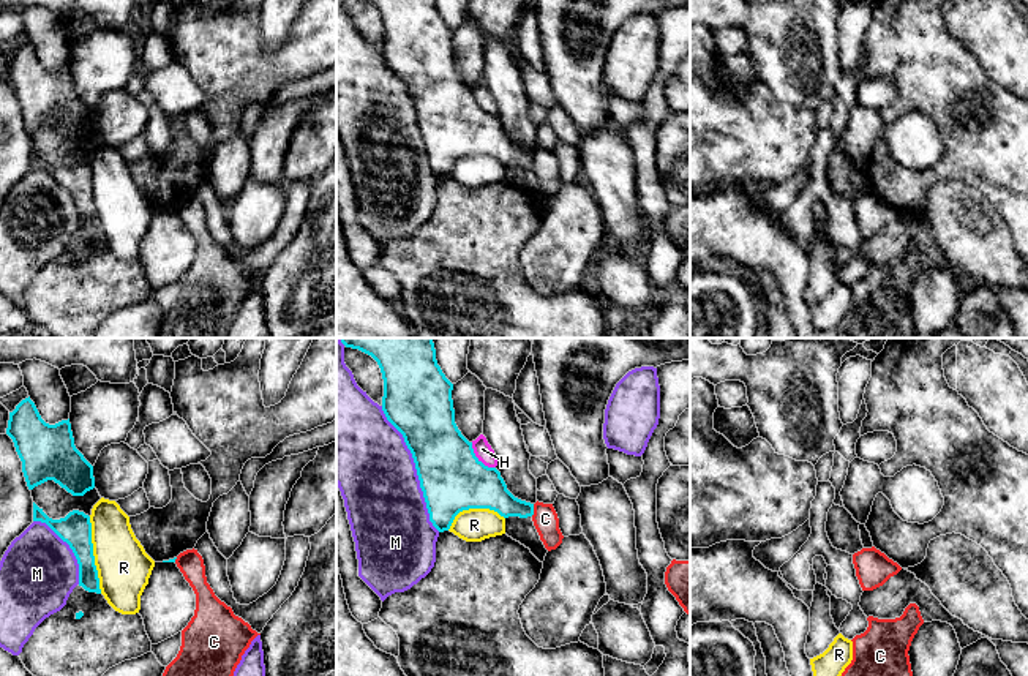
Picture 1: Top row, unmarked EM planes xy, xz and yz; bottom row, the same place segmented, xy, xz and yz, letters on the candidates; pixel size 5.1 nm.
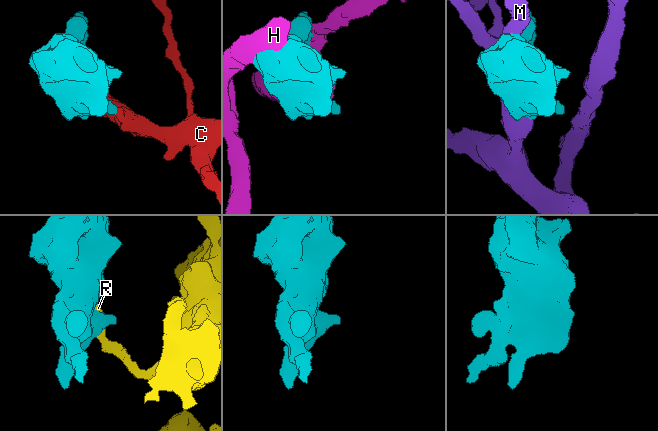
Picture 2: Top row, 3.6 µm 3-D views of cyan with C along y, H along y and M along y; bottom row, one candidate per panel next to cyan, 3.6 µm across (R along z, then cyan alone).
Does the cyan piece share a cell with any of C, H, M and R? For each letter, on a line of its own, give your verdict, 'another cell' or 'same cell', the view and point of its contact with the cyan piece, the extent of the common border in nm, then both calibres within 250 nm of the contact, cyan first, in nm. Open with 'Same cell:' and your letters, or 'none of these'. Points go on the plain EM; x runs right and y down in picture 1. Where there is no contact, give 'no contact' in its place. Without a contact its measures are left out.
Same cell: none of these
C: another cell | xz (532, 157) | 70 nm | 190/130 nm
H: another cell | xz (477, 105) | 180 nm | 320/90 nm
M: another cell | xz (416, 114) | 700 nm | 320/400 nm
R: another cell | xy (92, 201) | 400 nm | 160/280 nm

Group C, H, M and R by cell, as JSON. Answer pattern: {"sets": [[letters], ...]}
{"sets": [["C"], ["H"], ["M"], ["R"]]}

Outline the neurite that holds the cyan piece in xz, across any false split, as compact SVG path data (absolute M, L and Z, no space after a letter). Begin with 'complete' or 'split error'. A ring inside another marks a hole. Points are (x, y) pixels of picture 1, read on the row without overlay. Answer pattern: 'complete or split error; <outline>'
complete; M368 0L382 19L382 57L403 81L412 100L430 167L439 177L448 177L455 163L469 155L490 155L501 163L527 164L534 150L515 144L496 114L485 112L455 69L453 30L437 11L436 0Z

